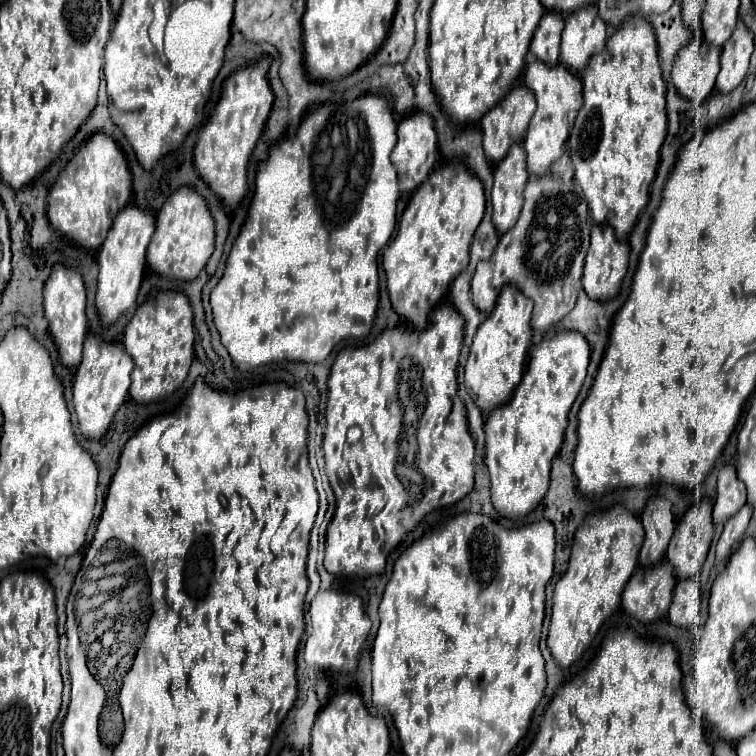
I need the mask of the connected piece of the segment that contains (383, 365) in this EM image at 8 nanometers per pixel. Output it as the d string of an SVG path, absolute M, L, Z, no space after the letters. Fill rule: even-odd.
M440 304L432 314L428 316L428 326L424 330L408 328L408 326L396 326L392 330L384 330L382 334L376 336L374 342L368 346L360 348L344 348L330 370L328 378L328 404L326 404L326 430L324 430L324 460L326 460L326 474L330 480L330 486L336 496L336 514L332 522L328 524L326 530L326 556L324 556L324 568L330 574L336 576L372 576L372 574L382 574L386 566L386 558L392 552L392 548L434 508L438 506L450 506L460 502L464 496L470 494L474 486L474 438L468 432L466 416L458 416L456 420L450 420L454 412L454 402L456 402L456 366L458 366L458 356L462 350L462 336L464 336L464 320L462 316L448 304ZM350 426L360 426L362 438L354 444L346 442L346 434Z

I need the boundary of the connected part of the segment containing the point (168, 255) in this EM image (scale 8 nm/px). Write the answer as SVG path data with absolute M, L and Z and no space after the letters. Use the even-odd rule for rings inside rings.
M192 186L178 188L170 200L162 206L156 218L156 232L150 240L146 258L154 272L176 278L194 280L206 266L214 252L214 218L208 210L204 196L200 196Z

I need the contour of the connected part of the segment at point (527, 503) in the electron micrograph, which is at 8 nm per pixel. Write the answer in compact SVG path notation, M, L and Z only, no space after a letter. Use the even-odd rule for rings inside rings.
M556 332L528 350L522 382L508 402L490 412L484 424L484 464L490 476L492 504L498 514L506 514L506 518L526 516L544 498L550 484L550 464L562 446L568 410L582 388L588 362L590 346L578 332Z

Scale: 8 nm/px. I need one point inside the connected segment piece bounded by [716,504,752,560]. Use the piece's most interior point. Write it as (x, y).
(733, 529)

